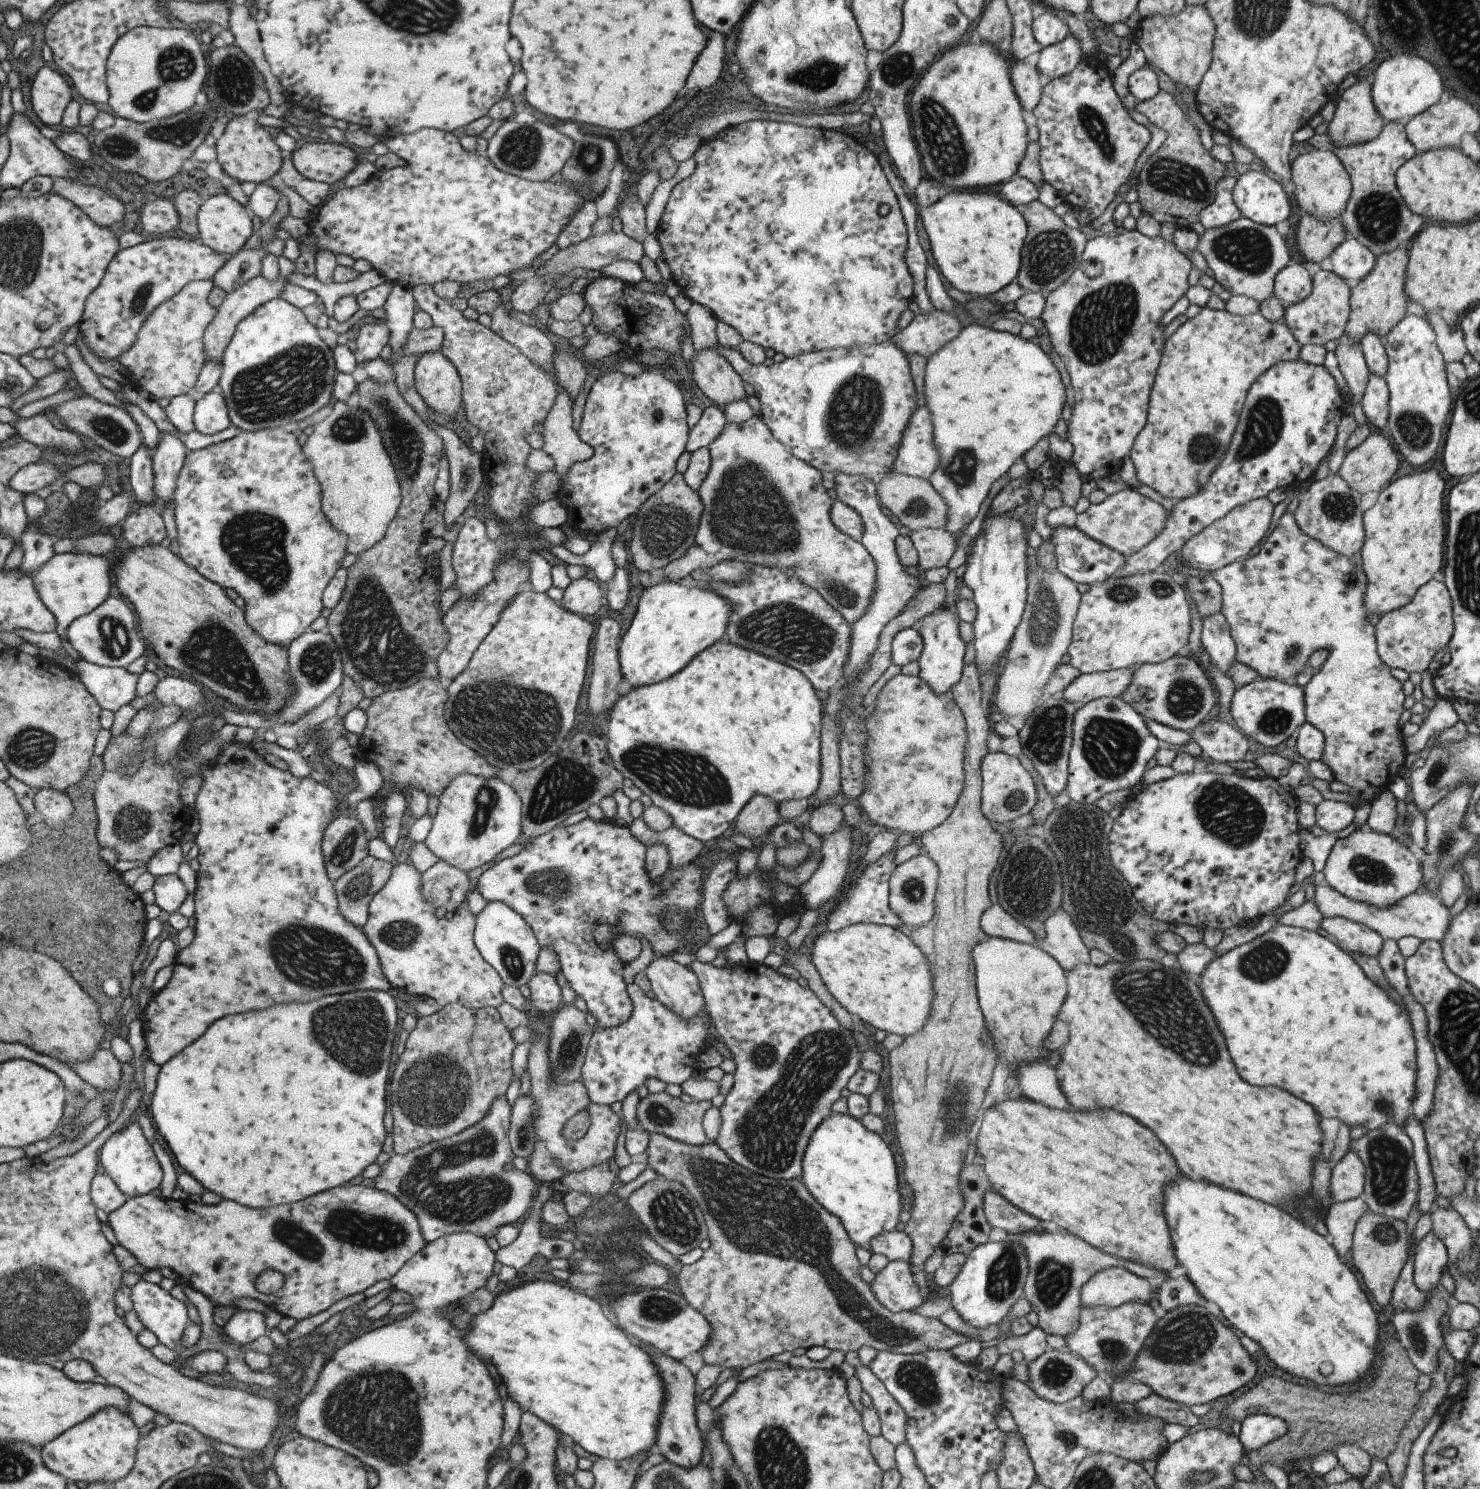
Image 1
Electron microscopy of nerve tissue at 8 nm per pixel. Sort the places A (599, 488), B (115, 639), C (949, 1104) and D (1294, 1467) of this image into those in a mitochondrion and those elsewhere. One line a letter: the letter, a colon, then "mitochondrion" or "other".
A: other
B: mitochondrion
C: other
D: other

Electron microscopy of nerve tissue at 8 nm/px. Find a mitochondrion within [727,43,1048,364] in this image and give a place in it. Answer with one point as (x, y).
(945, 147)

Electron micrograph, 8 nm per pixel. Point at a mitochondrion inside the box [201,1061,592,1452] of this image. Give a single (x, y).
(444, 1183)

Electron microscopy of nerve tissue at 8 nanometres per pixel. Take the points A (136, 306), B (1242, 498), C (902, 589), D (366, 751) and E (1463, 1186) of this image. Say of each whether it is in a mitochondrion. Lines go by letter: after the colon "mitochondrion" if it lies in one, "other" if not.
A: mitochondrion
B: other
C: other
D: other
E: other

